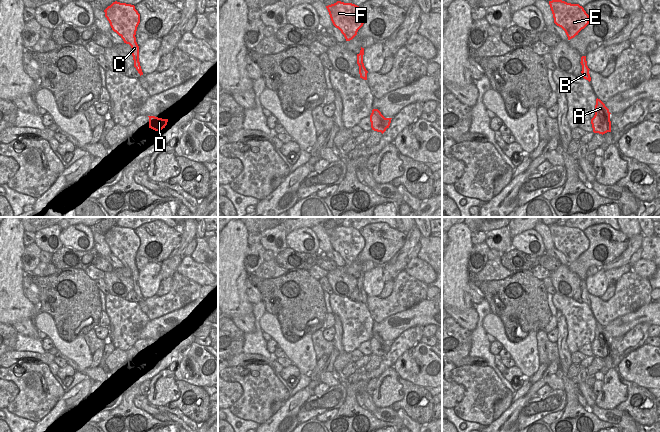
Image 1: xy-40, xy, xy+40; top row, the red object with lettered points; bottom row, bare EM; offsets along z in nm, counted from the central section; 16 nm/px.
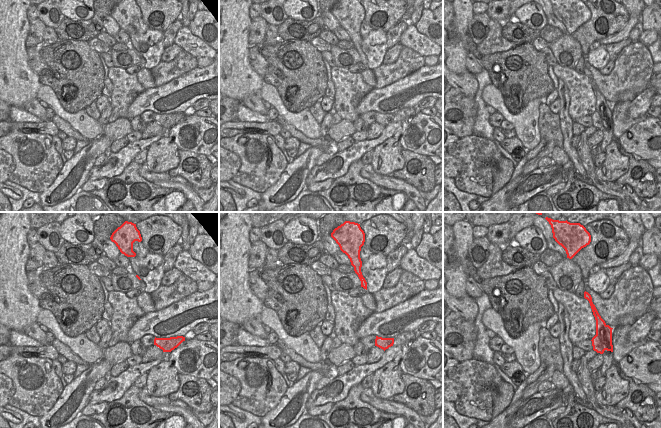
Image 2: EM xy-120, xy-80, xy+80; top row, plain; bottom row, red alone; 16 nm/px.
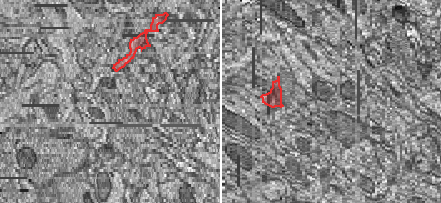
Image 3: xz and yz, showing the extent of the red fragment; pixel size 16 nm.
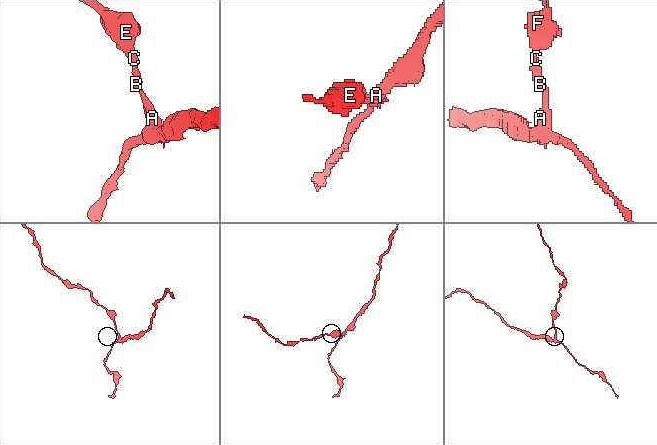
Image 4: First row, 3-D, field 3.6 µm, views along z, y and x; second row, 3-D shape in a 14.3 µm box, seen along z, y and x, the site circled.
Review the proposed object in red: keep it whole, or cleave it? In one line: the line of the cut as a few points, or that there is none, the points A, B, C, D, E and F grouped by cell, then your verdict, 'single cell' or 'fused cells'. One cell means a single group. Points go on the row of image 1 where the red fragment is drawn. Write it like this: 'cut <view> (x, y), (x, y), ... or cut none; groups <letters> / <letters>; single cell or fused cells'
cut xy+40 (595, 114), (603, 124), (605, 132); groups A B C E F / D; fused cells

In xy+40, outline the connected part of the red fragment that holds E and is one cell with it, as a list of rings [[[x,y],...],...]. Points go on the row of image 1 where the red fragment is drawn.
[[[562,0],[549,1],[554,23],[561,27],[568,40],[574,38],[590,21],[589,15],[579,4],[571,4]]]

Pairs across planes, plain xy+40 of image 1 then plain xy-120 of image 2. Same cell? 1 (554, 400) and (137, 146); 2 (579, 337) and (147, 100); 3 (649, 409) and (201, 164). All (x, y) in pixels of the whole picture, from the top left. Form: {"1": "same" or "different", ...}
{"1": "same", "2": "different", "3": "same"}

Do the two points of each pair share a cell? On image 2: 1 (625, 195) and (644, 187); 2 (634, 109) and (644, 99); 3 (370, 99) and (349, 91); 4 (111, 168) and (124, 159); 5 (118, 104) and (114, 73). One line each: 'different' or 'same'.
1: different
2: same
3: different
4: same
5: same

